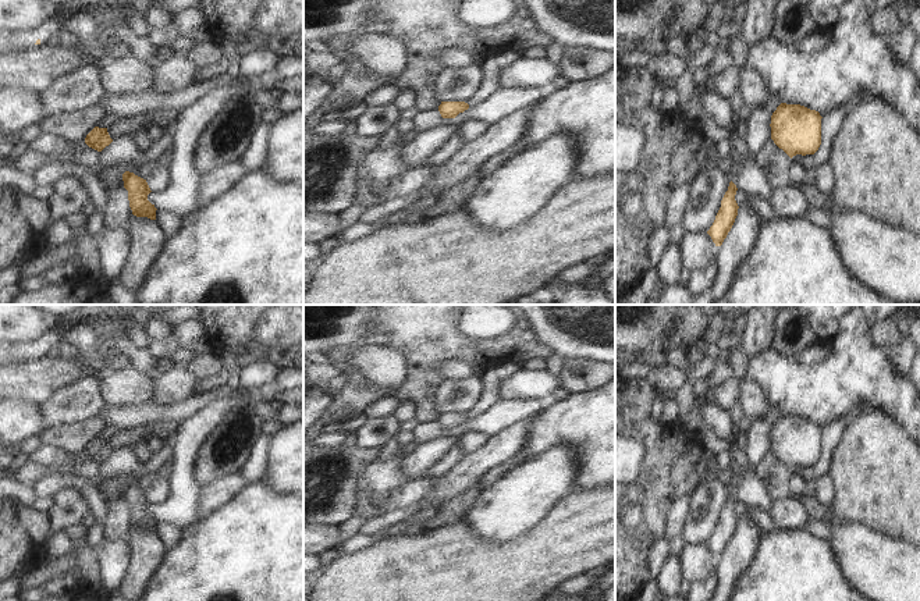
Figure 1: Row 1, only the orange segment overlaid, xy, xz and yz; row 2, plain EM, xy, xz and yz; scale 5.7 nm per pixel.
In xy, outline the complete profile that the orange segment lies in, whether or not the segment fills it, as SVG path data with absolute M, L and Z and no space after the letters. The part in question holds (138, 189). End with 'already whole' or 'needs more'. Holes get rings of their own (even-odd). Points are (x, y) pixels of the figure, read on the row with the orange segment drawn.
M125 171L122 174L124 188L128 191L128 200L132 214L136 217L148 217L156 220L156 207L148 200L152 192L146 179Z; already whole

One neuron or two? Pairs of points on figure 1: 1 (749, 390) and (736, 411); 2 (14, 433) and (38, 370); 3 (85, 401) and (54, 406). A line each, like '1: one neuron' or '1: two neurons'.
1: two neurons
2: two neurons
3: one neuron

